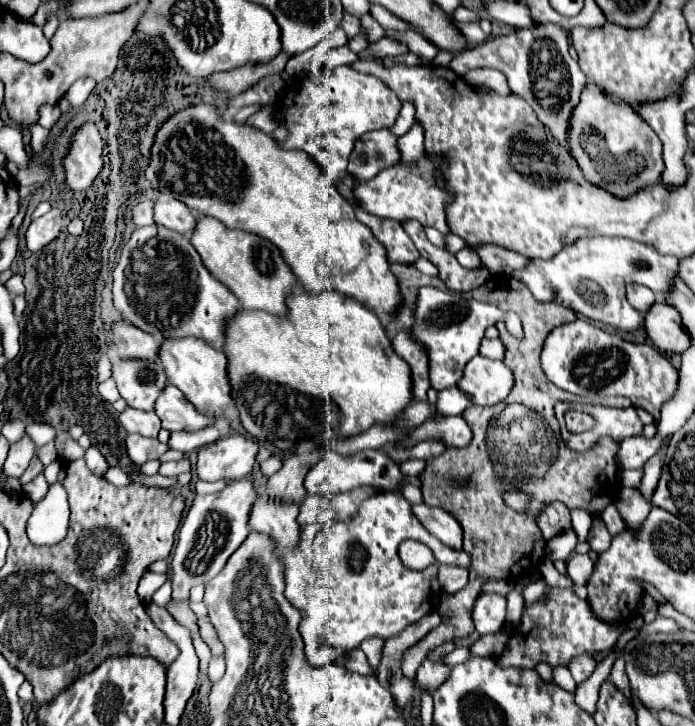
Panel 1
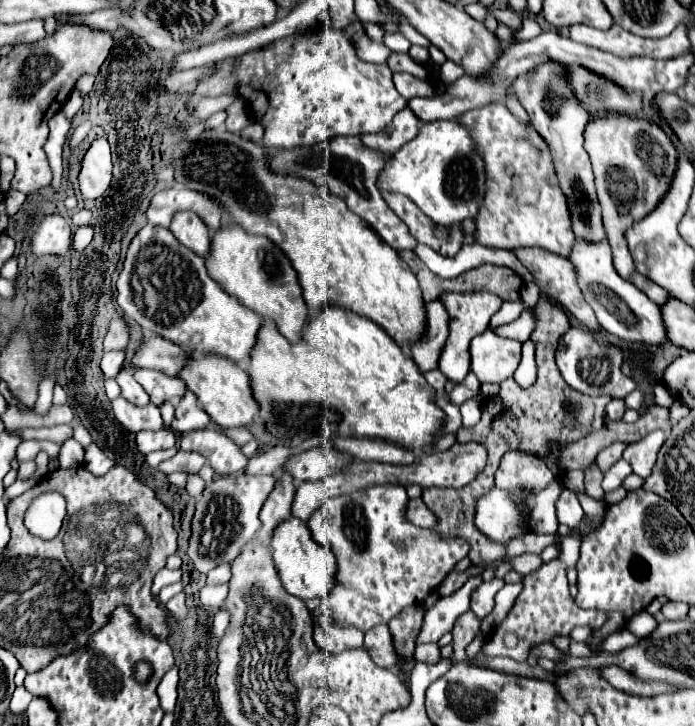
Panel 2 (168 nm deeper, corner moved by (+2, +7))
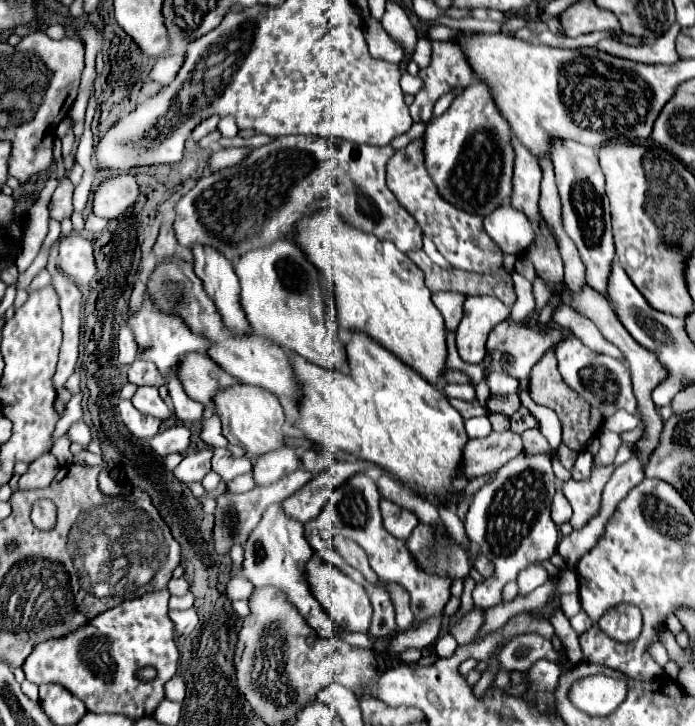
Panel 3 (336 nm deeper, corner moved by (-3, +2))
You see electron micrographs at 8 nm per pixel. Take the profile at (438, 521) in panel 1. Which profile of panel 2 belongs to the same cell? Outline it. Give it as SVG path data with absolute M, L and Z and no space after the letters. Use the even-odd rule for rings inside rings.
M409 499L405 517L409 517L409 523L417 525L417 527L433 527L437 523L435 515L425 507L425 503L421 499Z

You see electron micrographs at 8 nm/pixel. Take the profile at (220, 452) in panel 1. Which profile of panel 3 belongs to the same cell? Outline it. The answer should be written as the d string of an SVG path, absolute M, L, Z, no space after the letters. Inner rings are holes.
M214 448L214 458L212 458L212 470L222 476L224 482L230 482L232 478L246 474L252 470L252 462L242 456L242 458L232 458L228 448Z

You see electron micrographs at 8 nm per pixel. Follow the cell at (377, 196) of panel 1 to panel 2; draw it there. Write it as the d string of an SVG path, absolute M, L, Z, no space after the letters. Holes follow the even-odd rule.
M439 119L431 123L423 123L419 129L419 135L405 143L387 163L387 167L379 173L379 181L383 189L399 191L407 195L425 215L429 215L437 225L451 225L461 223L467 217L475 217L479 211L479 205L485 195L485 163L481 161L481 155L475 149L473 137L469 137L469 131L455 119Z

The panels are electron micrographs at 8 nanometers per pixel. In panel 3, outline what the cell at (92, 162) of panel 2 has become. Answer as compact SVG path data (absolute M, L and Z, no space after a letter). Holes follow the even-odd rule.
M120 174L108 180L102 180L94 190L92 208L96 216L102 218L116 218L126 208L130 208L138 198L138 186L134 176Z

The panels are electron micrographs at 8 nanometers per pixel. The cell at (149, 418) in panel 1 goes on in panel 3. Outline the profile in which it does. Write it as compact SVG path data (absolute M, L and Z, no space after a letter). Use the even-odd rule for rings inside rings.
M120 400L118 412L120 412L120 418L122 418L122 422L126 424L126 428L128 428L136 438L152 438L154 434L160 432L162 420L138 412L138 410L132 406L130 400Z

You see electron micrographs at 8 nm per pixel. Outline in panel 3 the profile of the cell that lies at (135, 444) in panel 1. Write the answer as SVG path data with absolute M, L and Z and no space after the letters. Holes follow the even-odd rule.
M174 426L174 428L168 428L160 434L156 434L148 442L158 456L166 456L172 452L184 454L190 446L190 430L186 426Z

